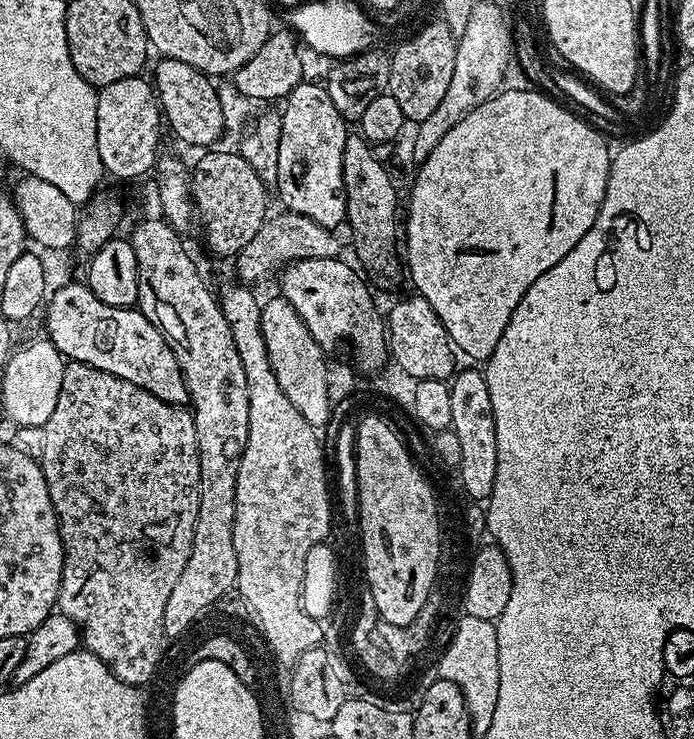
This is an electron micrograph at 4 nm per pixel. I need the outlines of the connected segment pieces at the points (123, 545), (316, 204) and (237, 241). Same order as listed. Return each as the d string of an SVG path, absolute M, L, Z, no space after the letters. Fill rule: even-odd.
M68 362L62 374L62 390L58 394L58 403L54 405L54 414L44 423L42 429L44 445L38 451L40 468L44 471L46 486L50 490L52 505L56 511L56 520L60 523L60 537L64 547L64 565L60 575L60 589L56 599L56 608L63 616L70 618L82 633L82 644L92 652L114 675L123 682L133 686L144 686L144 683L156 672L160 659L164 656L164 615L166 602L178 582L182 578L182 570L186 570L186 562L192 553L194 530L200 505L200 455L198 454L198 438L191 411L175 404L167 404L154 394L110 374L106 370L98 370L89 364Z
M302 82L288 97L283 101L280 117L282 118L282 138L278 142L278 182L275 184L275 191L280 191L280 200L285 209L290 212L297 212L306 218L310 218L314 222L318 222L318 226L323 228L339 229L339 224L343 225L348 219L348 195L344 189L344 147L350 135L349 125L346 123L342 115L338 114L337 107L330 100L330 94L327 93L325 85L308 84Z
M208 150L204 157L197 162L196 166L191 169L191 196L192 203L195 205L195 215L204 223L204 236L208 239L208 244L220 256L228 256L228 258L235 257L236 253L240 252L246 246L246 242L250 242L250 238L254 238L254 234L258 234L258 230L263 226L266 217L269 215L268 209L268 192L269 189L262 182L262 178L258 178L258 174L254 170L254 166L250 166L250 162L246 158L240 156L239 151L232 150L232 152L212 152L216 150Z

